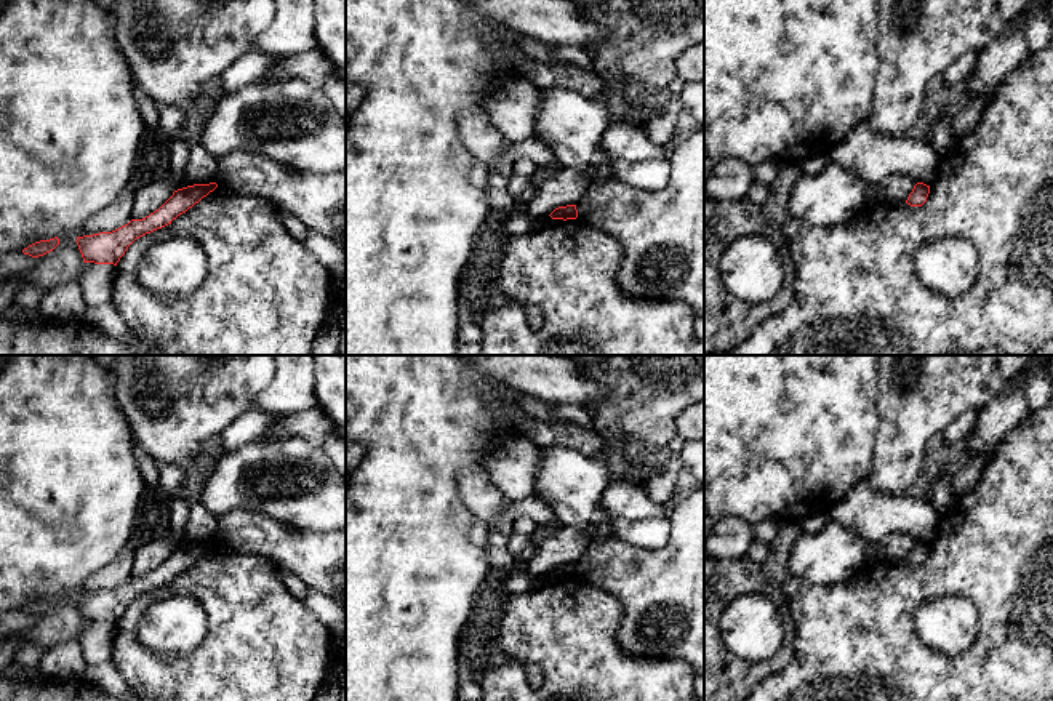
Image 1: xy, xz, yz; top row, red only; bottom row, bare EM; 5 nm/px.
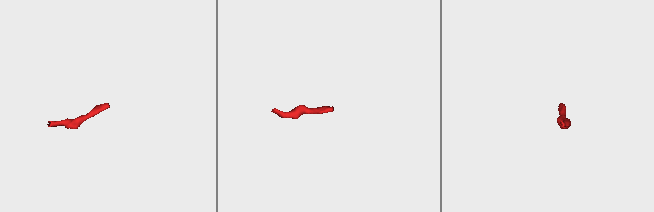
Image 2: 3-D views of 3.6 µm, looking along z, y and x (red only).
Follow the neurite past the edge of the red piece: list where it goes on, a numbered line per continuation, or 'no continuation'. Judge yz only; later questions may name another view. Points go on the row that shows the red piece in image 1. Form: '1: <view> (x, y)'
no continuation

